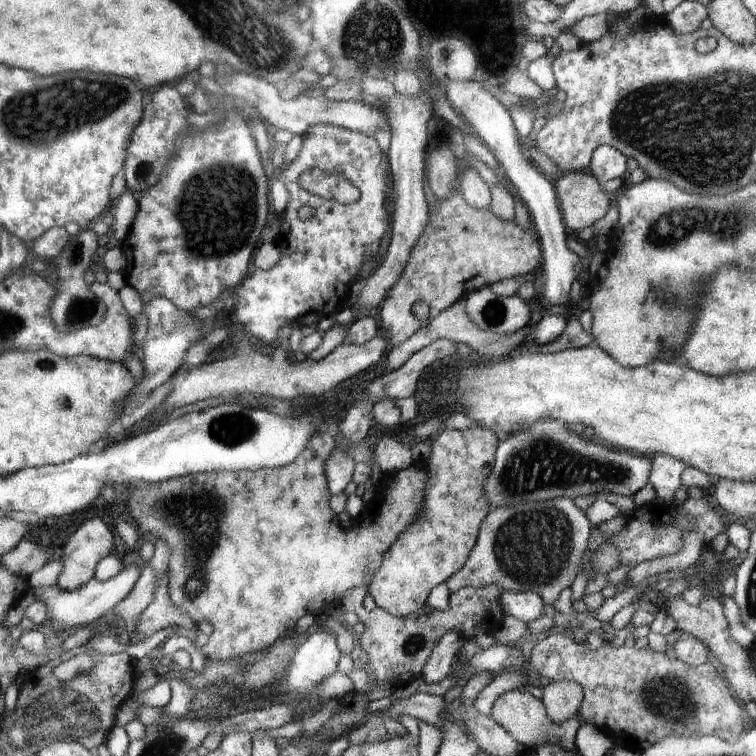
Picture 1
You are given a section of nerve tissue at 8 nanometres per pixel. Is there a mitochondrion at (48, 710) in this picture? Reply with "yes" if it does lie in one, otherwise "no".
yes

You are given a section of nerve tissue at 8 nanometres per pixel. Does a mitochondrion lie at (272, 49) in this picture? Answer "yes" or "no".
yes

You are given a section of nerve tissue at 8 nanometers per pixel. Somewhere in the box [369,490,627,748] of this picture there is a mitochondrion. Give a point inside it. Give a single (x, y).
(533, 547)

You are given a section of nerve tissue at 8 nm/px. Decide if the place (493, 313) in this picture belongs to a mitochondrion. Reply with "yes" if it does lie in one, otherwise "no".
yes

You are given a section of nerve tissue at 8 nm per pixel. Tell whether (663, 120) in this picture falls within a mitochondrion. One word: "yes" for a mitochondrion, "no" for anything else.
yes

